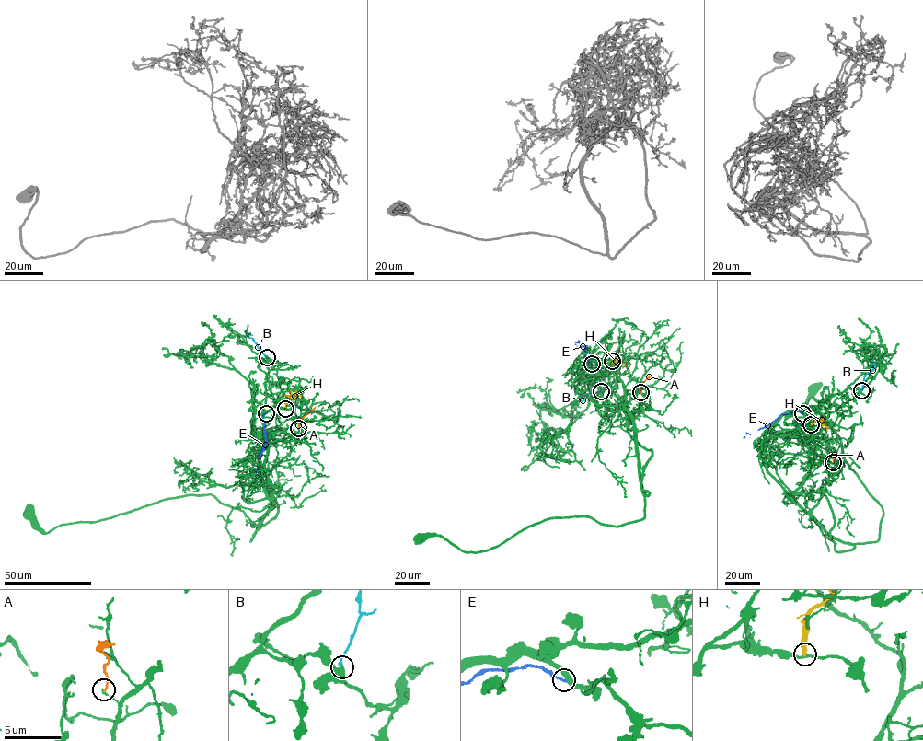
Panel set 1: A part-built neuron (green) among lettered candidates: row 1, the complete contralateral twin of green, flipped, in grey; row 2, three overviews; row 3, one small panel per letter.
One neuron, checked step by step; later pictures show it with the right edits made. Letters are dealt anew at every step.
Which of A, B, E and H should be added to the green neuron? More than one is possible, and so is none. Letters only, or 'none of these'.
none of these

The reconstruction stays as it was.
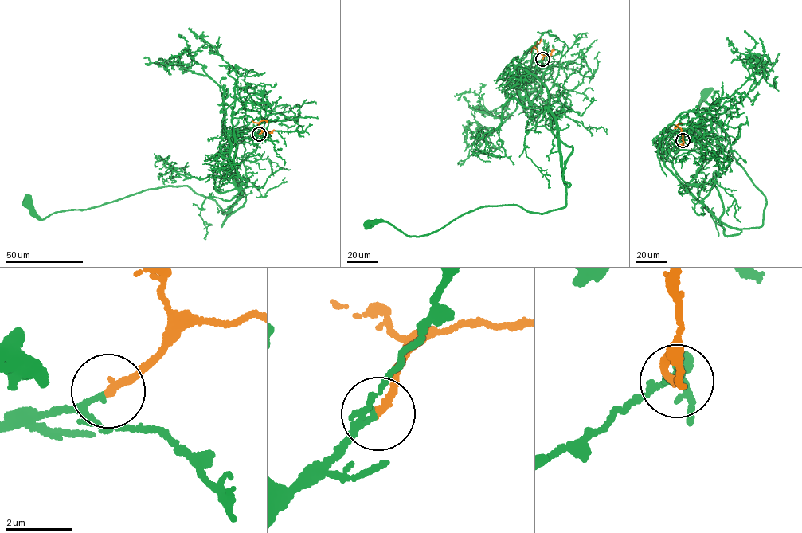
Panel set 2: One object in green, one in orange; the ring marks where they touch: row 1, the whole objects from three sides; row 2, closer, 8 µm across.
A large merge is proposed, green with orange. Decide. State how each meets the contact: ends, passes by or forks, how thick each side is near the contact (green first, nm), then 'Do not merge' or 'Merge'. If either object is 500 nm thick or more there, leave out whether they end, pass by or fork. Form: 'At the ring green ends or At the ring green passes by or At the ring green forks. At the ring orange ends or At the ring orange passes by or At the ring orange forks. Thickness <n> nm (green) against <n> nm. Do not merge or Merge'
At the ring green passes by. At the ring orange ends. Thickness 150 nm (green) against 240 nm. Merge

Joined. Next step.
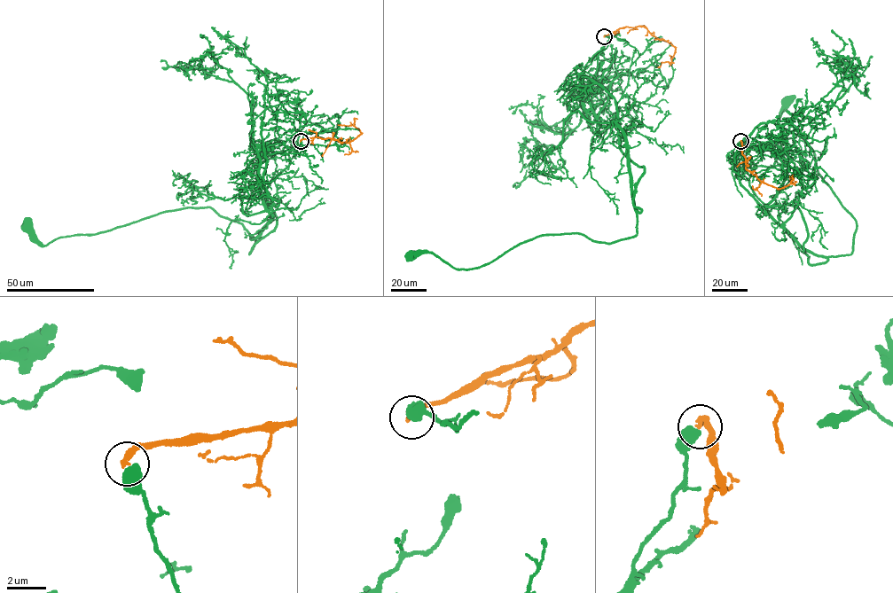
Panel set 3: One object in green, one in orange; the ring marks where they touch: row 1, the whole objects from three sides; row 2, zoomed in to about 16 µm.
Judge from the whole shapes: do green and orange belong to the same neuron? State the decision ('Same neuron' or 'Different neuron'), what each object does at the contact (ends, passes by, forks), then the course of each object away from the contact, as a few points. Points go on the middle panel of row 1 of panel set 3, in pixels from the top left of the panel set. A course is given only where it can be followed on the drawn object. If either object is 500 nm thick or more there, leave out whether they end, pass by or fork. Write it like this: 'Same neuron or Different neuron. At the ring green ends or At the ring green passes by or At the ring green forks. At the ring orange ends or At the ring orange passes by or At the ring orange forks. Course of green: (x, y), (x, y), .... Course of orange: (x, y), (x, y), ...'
Different neuron. Course of green: (604, 36), (586, 95), (601, 127), (622, 132), (637, 235), (536, 237), (458, 270), (410, 253). Course of orange: (604, 36), (625, 27), (645, 27), (653, 35), (675, 48), (671, 62), (661, 62), (658, 66)

